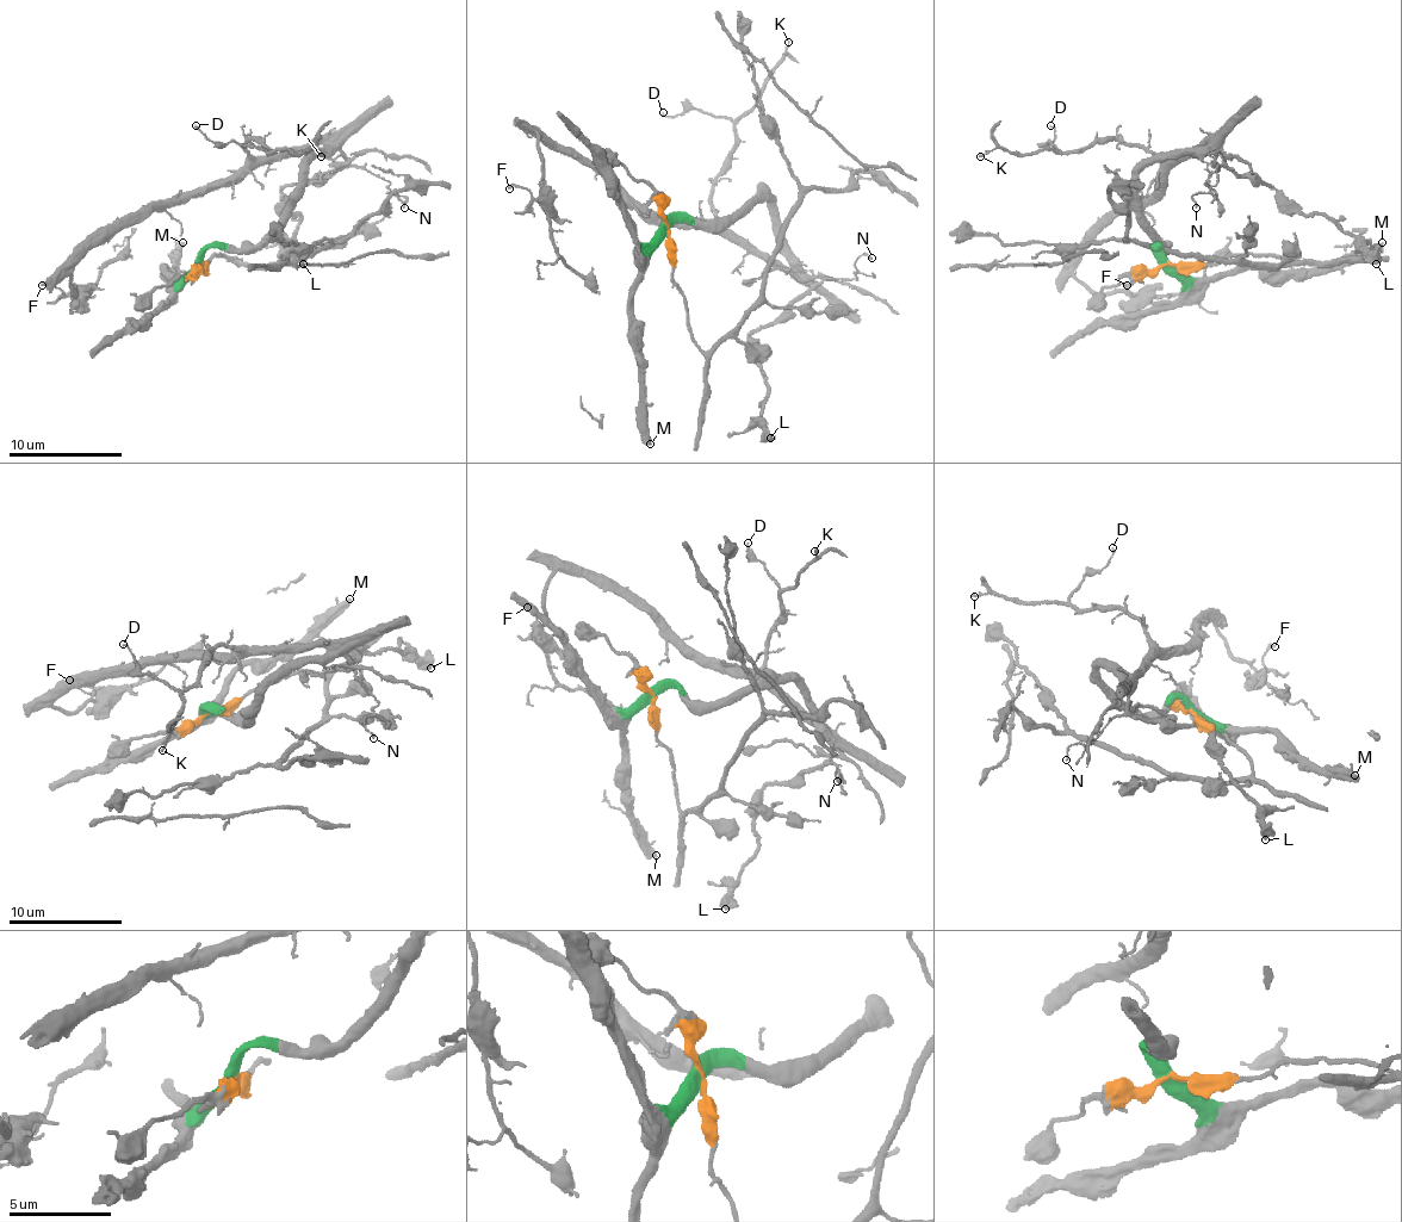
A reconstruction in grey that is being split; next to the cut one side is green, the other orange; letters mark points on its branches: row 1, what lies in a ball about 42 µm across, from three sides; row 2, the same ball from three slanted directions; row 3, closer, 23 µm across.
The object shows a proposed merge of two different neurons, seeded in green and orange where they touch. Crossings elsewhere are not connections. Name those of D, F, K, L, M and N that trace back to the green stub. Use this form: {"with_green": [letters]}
{"with_green": ["D", "F", "K", "L", "M", "N"]}

